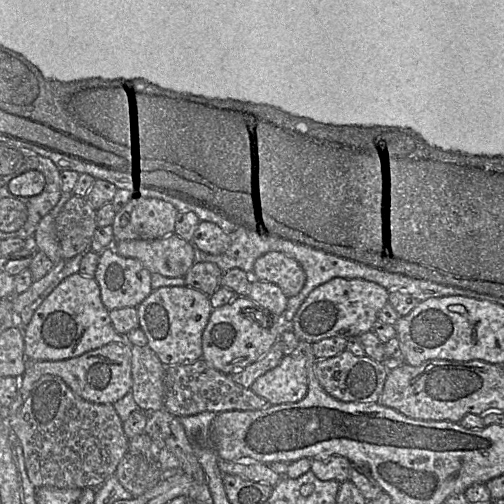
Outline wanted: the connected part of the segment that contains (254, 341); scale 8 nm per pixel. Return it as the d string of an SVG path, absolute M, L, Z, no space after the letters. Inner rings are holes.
M236 297L229 304L213 309L202 336L202 358L220 372L232 374L261 359L286 328L290 325L285 325L283 314L272 315L249 297ZM246 311L255 314L247 318Z

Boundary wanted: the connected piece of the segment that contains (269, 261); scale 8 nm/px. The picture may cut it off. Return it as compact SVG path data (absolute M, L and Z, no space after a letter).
M279 252L259 257L251 276L255 280L276 284L288 298L297 295L306 282L306 274L300 264Z

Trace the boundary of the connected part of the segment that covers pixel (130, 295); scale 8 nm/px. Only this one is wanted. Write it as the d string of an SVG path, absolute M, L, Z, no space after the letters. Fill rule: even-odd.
M113 247L99 254L94 275L103 305L110 311L138 307L153 291L151 272L138 260L119 255Z

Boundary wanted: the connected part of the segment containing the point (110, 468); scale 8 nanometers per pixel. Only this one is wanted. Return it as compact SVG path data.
M52 374L41 376L34 383L20 410L14 417L10 416L10 429L20 439L26 470L36 489L44 486L97 489L115 474L118 464L129 450L129 439L113 404L86 401L78 397L60 377Z

